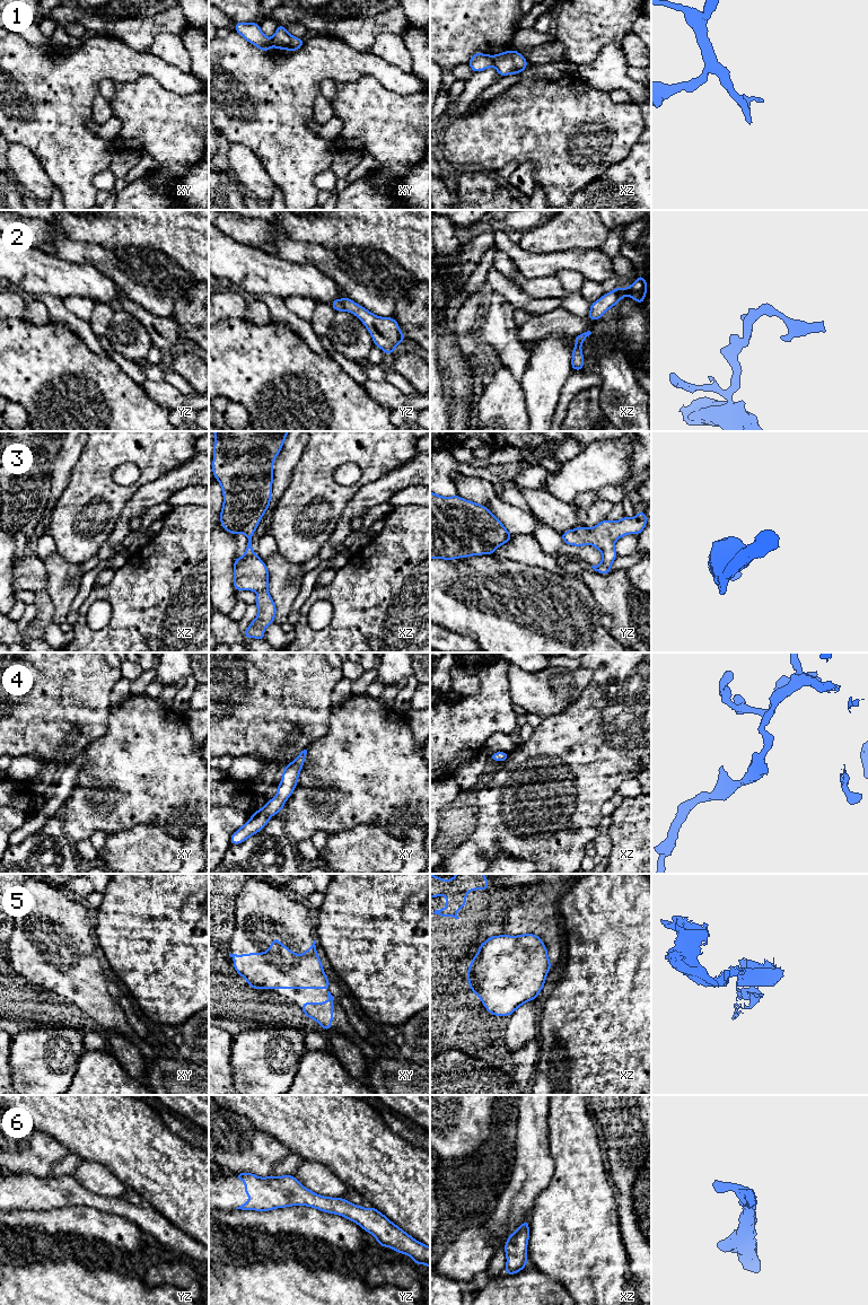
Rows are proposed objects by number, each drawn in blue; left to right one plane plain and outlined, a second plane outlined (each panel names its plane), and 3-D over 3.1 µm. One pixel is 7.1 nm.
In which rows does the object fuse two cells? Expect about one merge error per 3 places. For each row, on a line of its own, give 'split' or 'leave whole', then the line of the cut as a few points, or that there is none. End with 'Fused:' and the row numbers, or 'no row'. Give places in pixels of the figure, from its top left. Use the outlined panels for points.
1: split; cut xz (491, 57), (493, 64)
2: leave whole; cut none
3: leave whole; cut none
4: leave whole; cut none
5: leave whole; cut none
6: leave whole; cut none
Fused: 1

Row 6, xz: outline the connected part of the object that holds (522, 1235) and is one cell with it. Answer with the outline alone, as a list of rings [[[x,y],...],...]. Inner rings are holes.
[[[525,1220],[516,1232],[509,1235],[503,1246],[507,1256],[506,1275],[515,1275],[527,1265],[528,1226],[529,1221]]]

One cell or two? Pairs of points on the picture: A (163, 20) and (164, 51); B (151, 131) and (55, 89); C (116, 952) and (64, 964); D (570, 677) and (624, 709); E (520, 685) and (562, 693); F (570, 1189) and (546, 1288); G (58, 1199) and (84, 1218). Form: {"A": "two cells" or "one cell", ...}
{"A": "two cells", "B": "two cells", "C": "two cells", "D": "two cells", "E": "one cell", "F": "two cells", "G": "two cells"}

